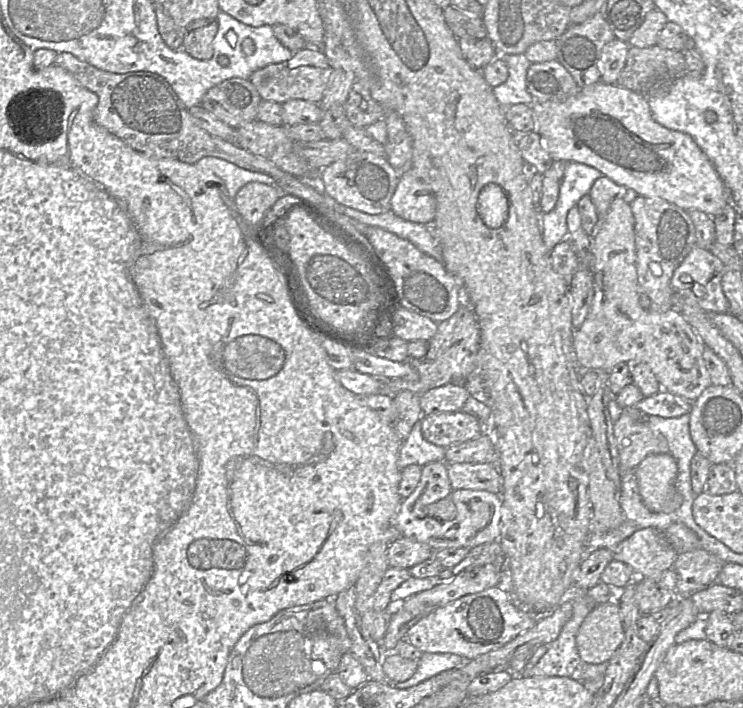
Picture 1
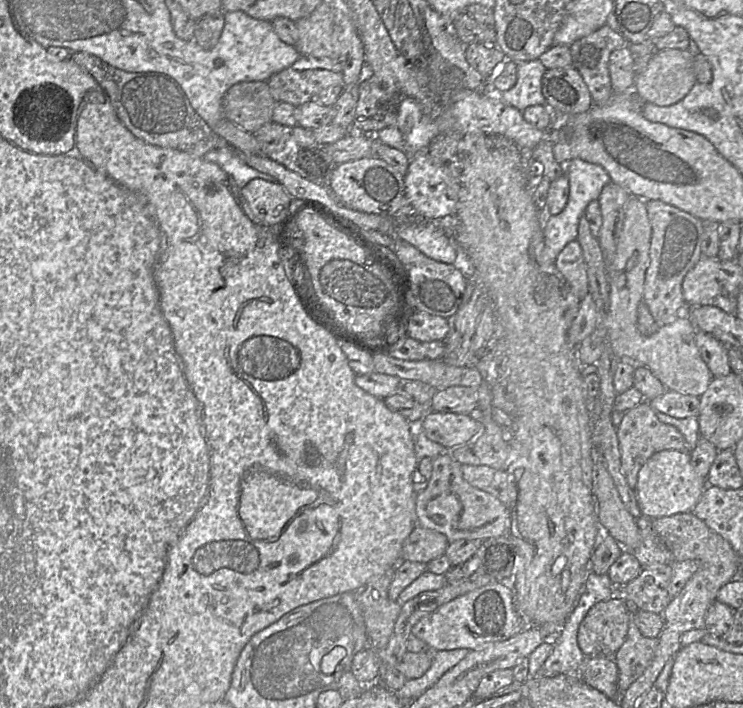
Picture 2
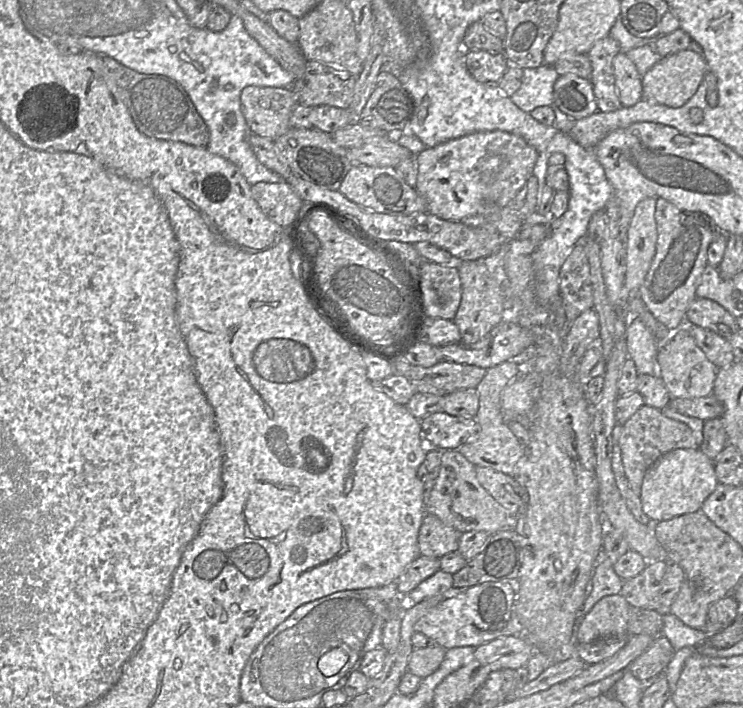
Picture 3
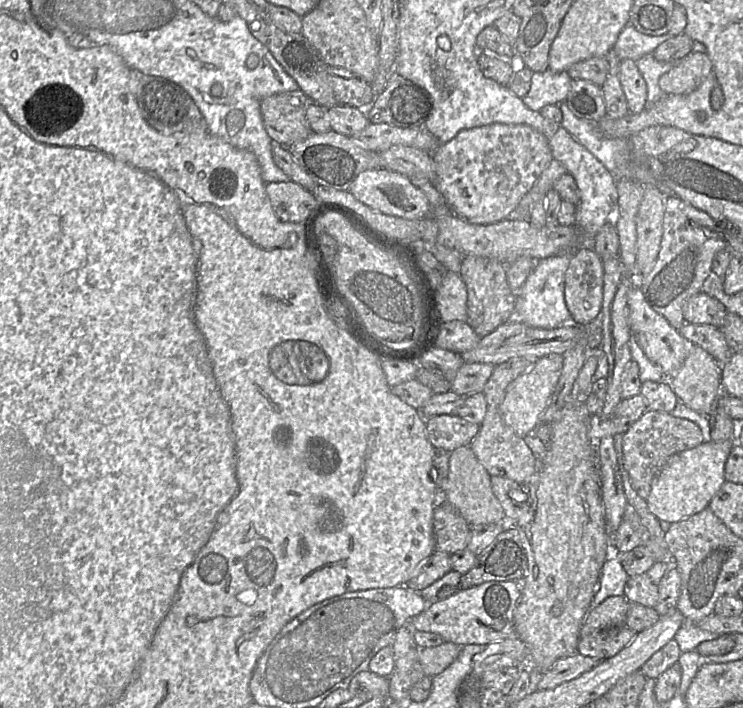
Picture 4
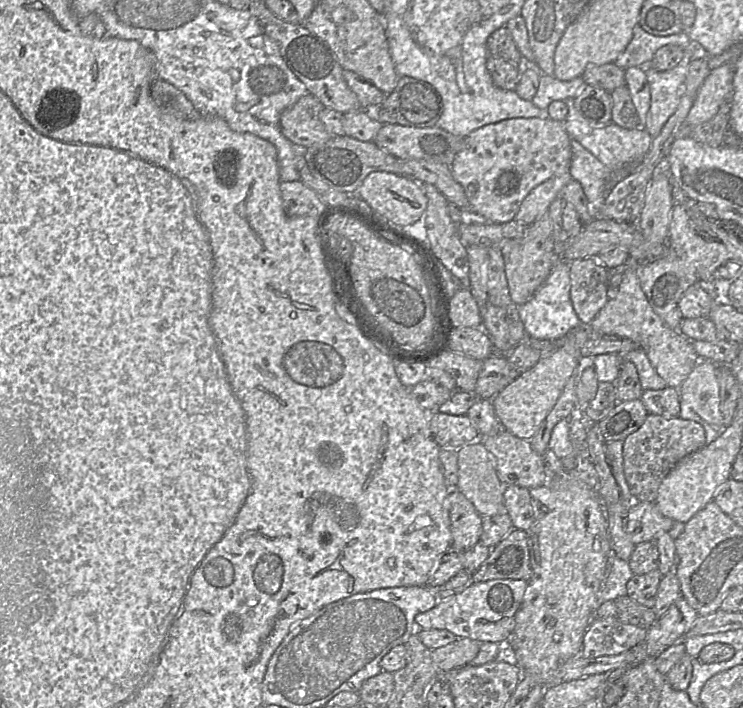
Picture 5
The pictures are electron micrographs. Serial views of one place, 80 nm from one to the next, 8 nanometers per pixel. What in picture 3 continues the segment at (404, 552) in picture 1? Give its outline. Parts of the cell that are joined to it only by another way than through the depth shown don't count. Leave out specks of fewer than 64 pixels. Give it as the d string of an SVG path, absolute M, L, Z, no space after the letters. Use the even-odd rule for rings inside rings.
M426 514L418 534L420 556L441 558L457 551L461 534L438 517Z

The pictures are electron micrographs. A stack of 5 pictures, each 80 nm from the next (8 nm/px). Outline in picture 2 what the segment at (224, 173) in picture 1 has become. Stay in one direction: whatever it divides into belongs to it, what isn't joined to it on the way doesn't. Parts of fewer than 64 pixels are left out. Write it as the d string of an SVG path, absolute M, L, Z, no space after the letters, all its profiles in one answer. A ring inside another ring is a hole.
M231 145L213 149L207 152L202 158L208 162L217 164L234 180L240 189L252 179L262 179L272 183L277 182L271 175L259 172L247 165L240 152L235 150Z

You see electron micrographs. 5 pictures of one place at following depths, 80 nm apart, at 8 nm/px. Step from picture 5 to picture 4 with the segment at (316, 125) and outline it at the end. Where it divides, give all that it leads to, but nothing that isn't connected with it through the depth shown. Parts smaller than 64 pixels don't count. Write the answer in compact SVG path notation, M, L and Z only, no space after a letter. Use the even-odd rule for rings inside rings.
M300 88L264 98L260 104L261 115L271 139L283 146L290 146L306 139L313 132L306 119L306 111L312 103L313 100Z

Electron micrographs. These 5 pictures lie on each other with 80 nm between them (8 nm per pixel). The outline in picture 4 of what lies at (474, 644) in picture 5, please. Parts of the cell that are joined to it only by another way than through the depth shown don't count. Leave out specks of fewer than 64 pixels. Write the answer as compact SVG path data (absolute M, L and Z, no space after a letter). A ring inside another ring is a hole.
M444 642L435 647L418 646L418 658L427 677L434 677L444 671L459 655L462 646Z

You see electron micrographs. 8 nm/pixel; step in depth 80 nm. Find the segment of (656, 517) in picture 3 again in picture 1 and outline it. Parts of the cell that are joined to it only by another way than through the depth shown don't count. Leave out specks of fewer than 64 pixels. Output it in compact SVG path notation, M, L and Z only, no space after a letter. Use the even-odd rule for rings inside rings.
M669 453L645 457L635 469L639 494L651 512L670 513L678 509L683 498L675 488L677 462Z

